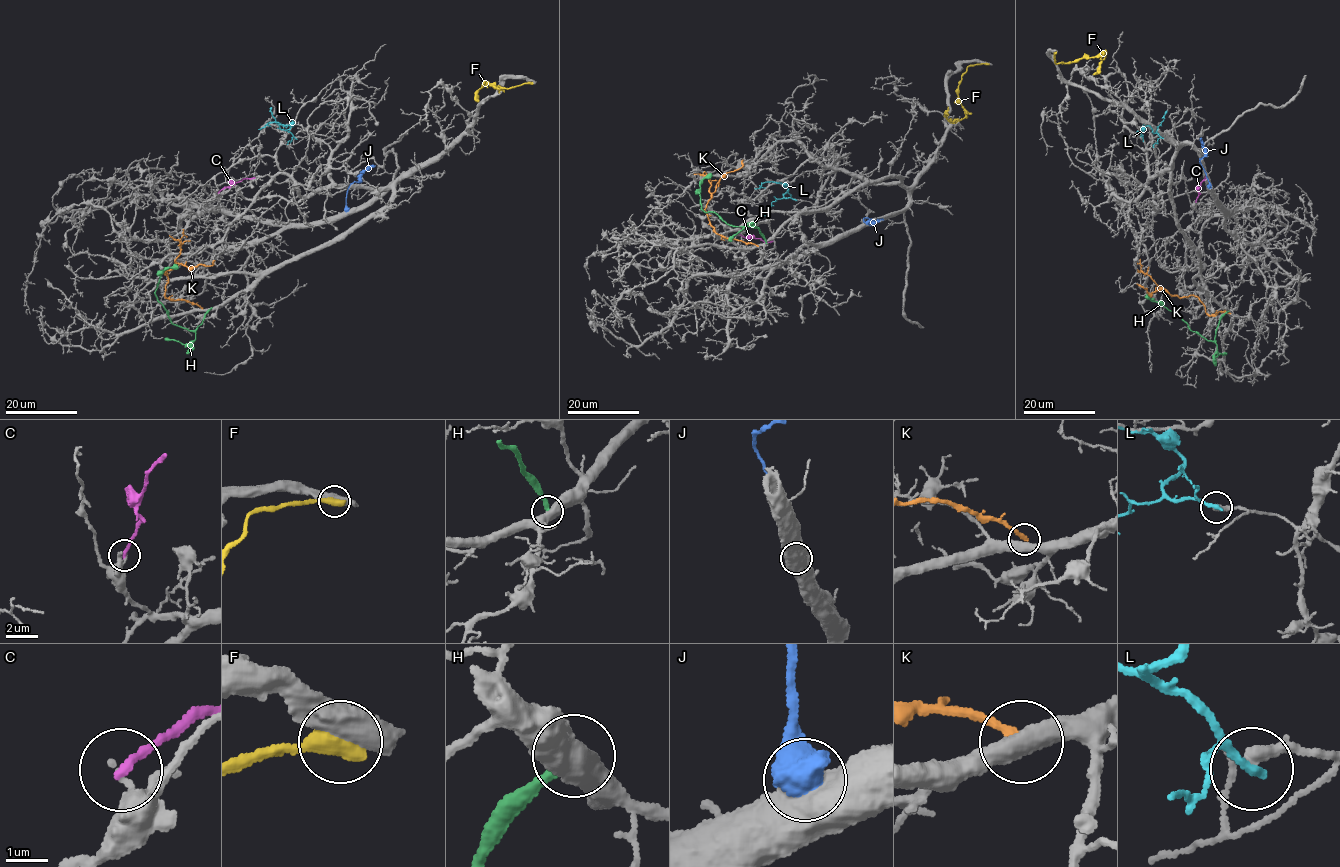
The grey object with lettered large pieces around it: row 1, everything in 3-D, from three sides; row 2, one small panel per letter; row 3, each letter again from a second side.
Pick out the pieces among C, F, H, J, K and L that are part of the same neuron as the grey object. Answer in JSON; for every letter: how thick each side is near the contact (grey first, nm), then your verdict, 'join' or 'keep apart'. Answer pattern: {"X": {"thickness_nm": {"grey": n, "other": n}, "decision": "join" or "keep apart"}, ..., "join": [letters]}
{"C": {"thickness_nm": {"grey": 160, "other": 200}, "decision": "keep apart"}, "F": {"thickness_nm": {"grey": 500, "other": 500}, "decision": "keep apart"}, "H": {"thickness_nm": {"grey": 550, "other": 300}, "decision": "keep apart"}, "J": {"thickness_nm": {"grey": 750, "other": 800}, "decision": "keep apart"}, "K": {"thickness_nm": {"grey": 500, "other": 260}, "decision": "keep apart"}, "L": {"thickness_nm": {"grey": 360, "other": 160}, "decision": "keep apart"}, "join": []}

